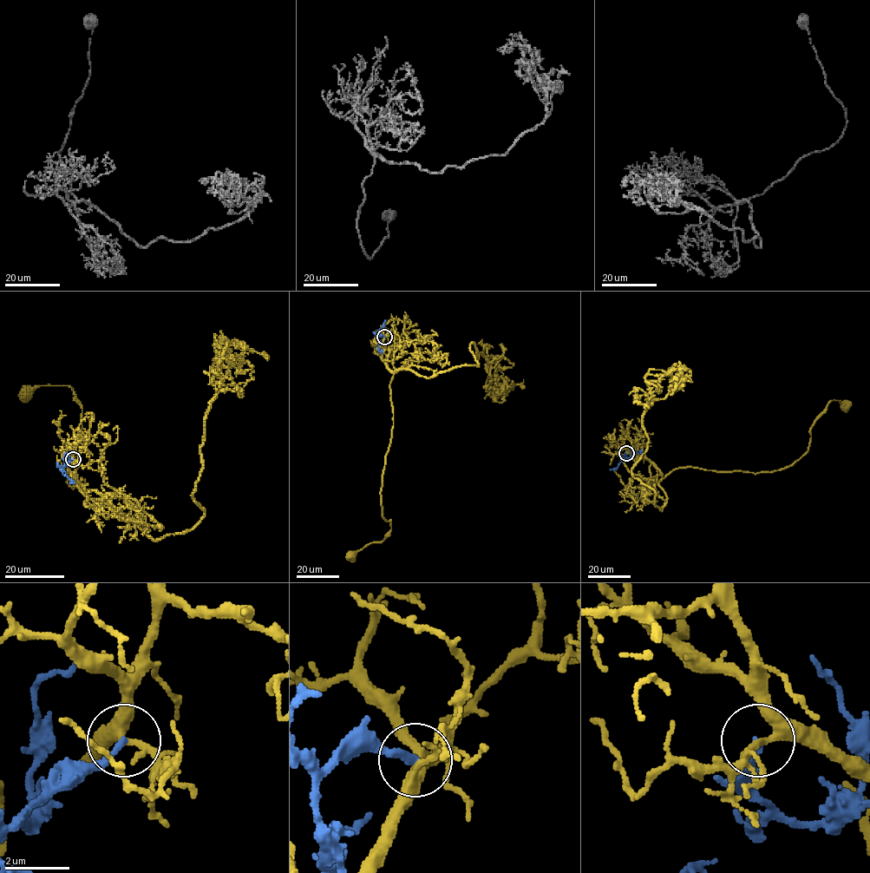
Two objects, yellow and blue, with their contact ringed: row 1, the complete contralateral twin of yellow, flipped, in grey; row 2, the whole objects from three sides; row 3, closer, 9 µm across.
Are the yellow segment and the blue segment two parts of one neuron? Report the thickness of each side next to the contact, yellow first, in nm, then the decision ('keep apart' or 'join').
200 nm thick on the yellow side, 220 nm on the other; keep apart

